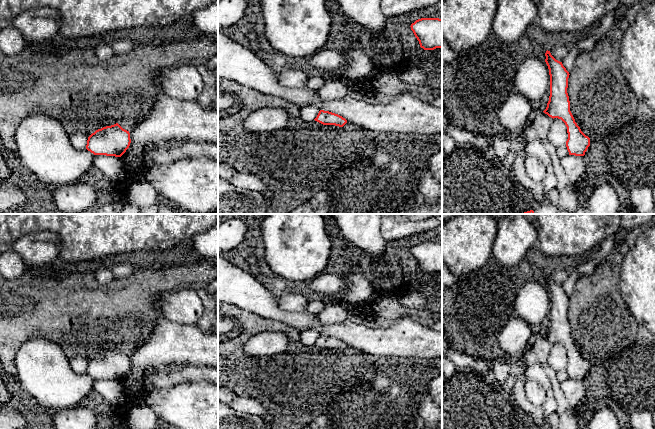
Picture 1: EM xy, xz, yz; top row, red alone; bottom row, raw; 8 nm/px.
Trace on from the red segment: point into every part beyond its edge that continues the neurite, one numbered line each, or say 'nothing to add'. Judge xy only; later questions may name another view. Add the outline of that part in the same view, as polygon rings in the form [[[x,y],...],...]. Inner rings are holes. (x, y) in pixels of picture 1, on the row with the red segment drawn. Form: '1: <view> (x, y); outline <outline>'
nothing to add

